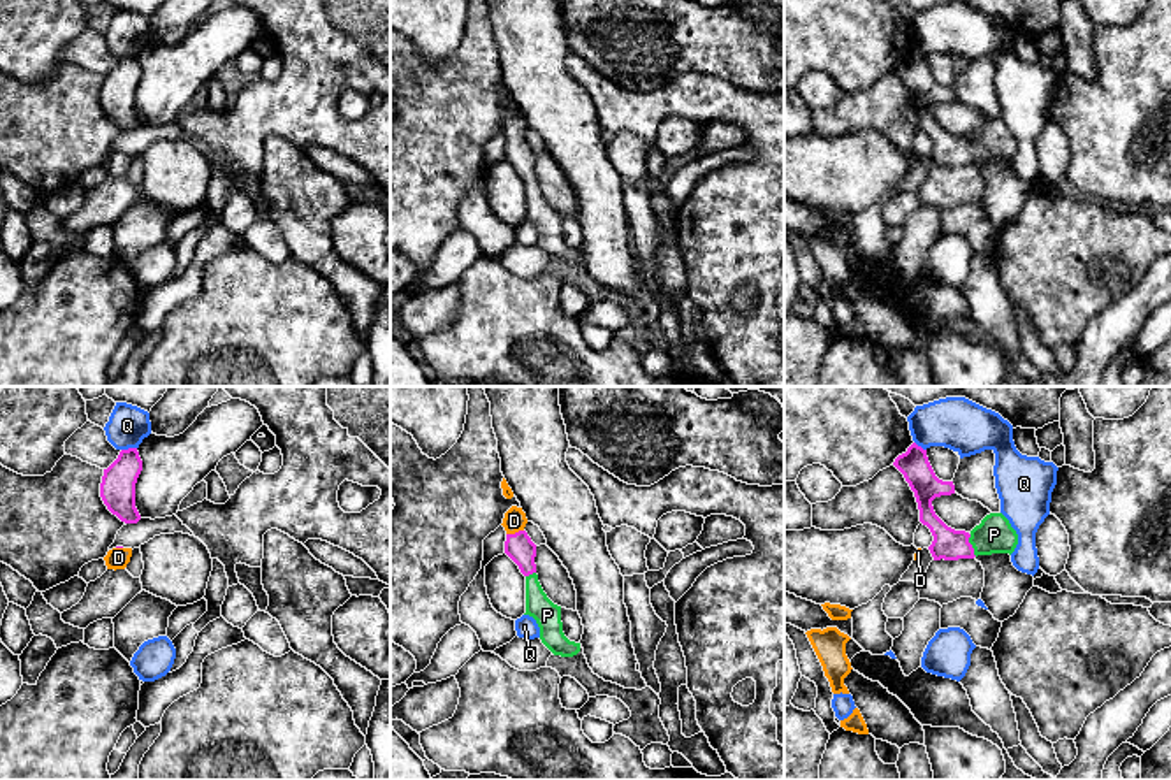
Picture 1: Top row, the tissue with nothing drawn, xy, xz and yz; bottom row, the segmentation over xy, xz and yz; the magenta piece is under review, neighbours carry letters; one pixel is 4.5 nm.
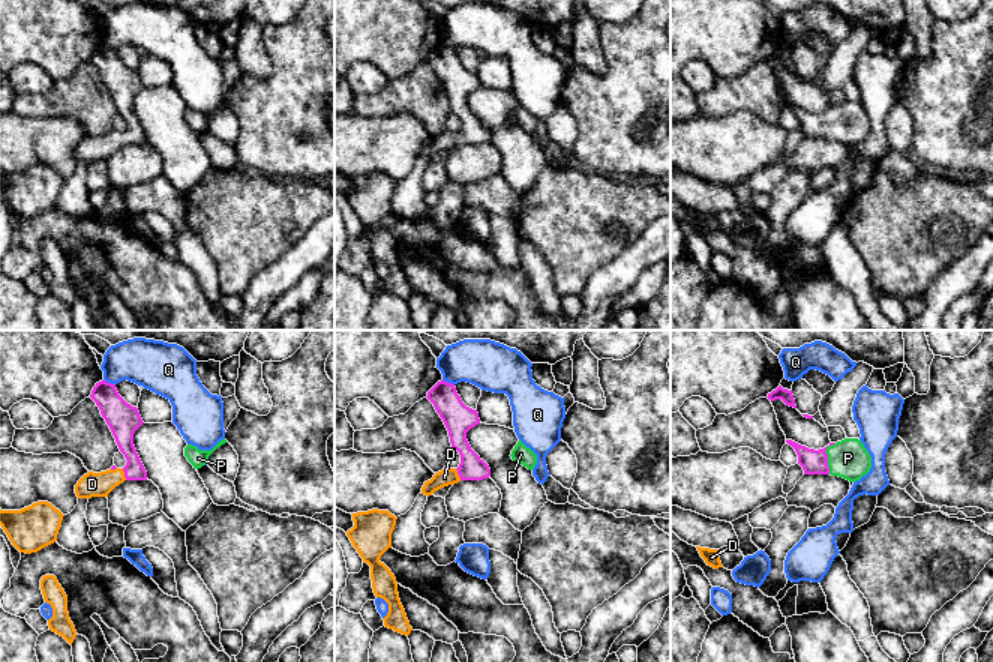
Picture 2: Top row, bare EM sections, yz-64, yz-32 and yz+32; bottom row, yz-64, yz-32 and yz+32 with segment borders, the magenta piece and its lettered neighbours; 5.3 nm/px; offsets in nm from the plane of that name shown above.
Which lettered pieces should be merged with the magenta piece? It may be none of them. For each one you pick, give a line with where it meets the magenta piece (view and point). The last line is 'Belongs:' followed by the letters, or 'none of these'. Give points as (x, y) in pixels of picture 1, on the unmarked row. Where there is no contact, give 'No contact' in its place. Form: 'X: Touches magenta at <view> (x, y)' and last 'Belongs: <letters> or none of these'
D: Touches magenta at xz (516, 139)
P: Touches magenta at yz (971, 151)
Belongs: D, P

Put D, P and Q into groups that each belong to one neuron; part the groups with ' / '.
D P / Q

